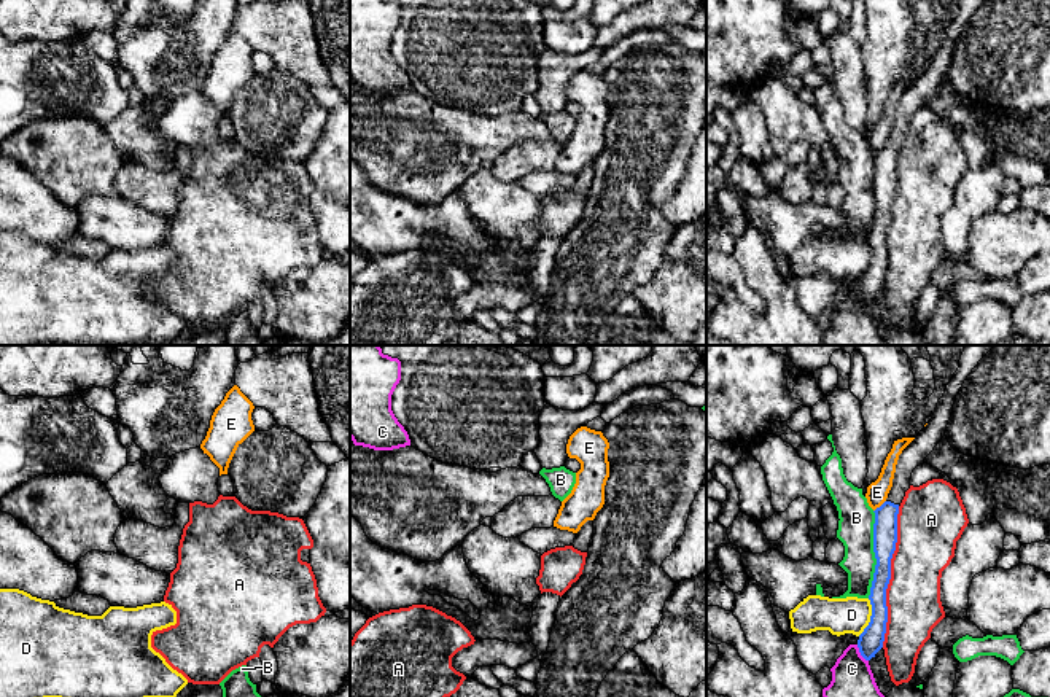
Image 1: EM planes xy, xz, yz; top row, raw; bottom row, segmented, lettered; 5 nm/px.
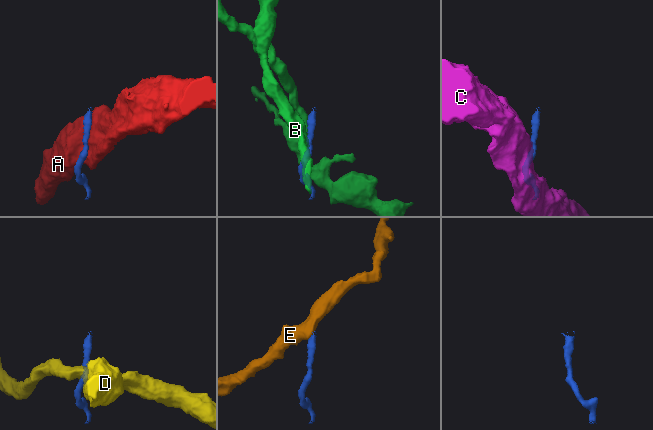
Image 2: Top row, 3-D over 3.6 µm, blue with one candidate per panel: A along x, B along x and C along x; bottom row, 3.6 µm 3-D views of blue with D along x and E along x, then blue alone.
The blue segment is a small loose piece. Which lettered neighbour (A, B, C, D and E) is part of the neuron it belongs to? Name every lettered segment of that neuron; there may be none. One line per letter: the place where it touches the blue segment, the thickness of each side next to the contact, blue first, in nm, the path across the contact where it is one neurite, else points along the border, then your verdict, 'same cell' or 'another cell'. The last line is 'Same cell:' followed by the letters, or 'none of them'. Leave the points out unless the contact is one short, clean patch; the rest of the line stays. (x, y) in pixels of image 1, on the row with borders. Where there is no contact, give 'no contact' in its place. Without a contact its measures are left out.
A: contact yz (890, 576); calibres 130 and 300 nm; another cell
B: contact yz (875, 554); calibres 130 and 180 nm; another cell
C: contact yz (859, 651); calibres 120 and 200 nm; another cell
D: contact yz (871, 618); calibres 120 and 190 nm; border yz (869, 599), (871, 621), (858, 635); another cell
E: contact yz (880, 506); calibres 130 and 110 nm; border yz (885, 500), (874, 511); another cell
Same cell: none of them

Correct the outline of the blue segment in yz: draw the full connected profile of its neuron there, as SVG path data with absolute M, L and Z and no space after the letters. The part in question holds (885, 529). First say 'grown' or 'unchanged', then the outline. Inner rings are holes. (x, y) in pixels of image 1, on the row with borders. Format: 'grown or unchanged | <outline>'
grown | M994 345L964 347L959 368L947 385L943 396L939 399L932 419L899 455L888 498L873 511L873 552L877 565L869 595L872 616L869 625L858 640L859 652L865 660L875 657L885 641L888 622L886 589L891 579L891 559L897 543L897 514L905 492L910 489L912 473L916 466L924 463L926 457L945 436L958 391L972 369L993 347Z

